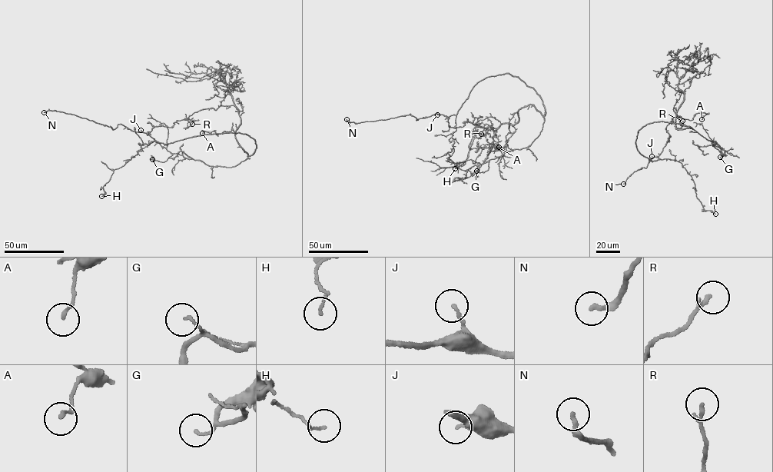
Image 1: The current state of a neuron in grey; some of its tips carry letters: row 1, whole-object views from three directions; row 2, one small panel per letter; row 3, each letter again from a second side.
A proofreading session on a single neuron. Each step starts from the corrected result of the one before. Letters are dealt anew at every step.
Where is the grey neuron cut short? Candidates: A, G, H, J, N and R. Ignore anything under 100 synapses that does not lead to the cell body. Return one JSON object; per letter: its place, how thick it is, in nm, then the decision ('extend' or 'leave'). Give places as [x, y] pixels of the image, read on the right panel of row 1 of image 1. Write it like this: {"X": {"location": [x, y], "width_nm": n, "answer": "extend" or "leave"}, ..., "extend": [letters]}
{"A": {"location": [701, 119], "width_nm": 140, "answer": "leave"}, "G": {"location": [720, 157], "width_nm": 100, "answer": "leave"}, "H": {"location": [715, 214], "width_nm": 100, "answer": "leave"}, "J": {"location": [651, 156], "width_nm": 120, "answer": "leave"}, "N": {"location": [623, 184], "width_nm": 200, "answer": "extend"}, "R": {"location": [682, 121], "width_nm": 170, "answer": "leave"}, "extend": ["N"]}

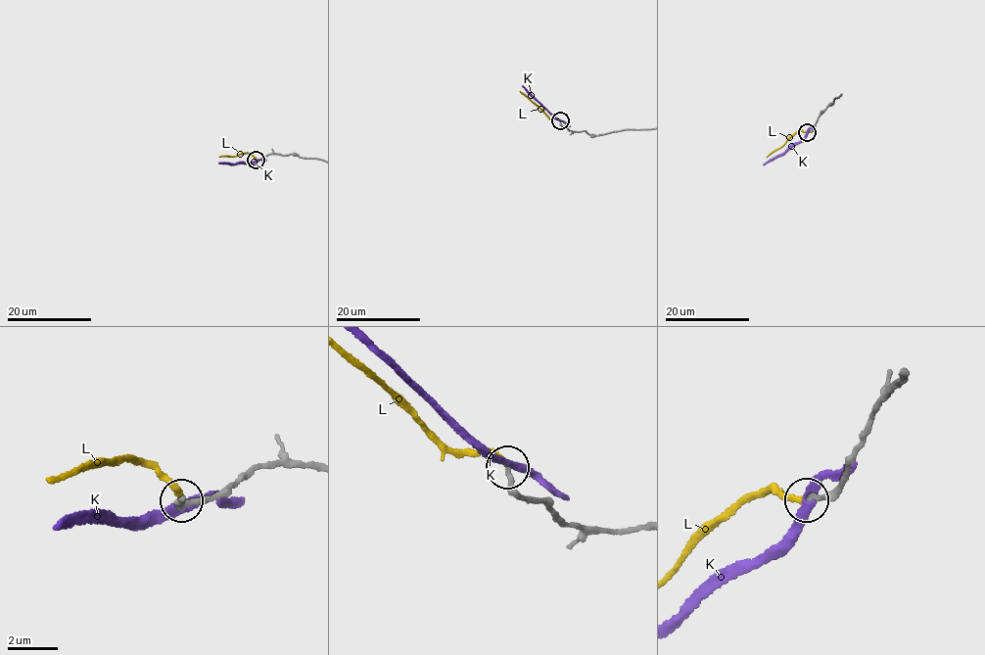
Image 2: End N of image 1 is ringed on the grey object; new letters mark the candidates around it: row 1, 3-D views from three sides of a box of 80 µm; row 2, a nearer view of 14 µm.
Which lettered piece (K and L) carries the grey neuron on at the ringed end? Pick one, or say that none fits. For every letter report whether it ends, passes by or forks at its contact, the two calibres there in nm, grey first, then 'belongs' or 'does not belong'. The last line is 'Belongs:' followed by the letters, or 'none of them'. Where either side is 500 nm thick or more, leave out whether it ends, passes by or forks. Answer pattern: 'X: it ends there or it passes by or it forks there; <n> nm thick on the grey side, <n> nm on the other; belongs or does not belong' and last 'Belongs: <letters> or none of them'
K: it passes by; 190 nm thick on the grey side, 280 nm on the other; does not belong
L: it ends there; 200 nm thick on the grey side, 220 nm on the other; belongs
Belongs: L

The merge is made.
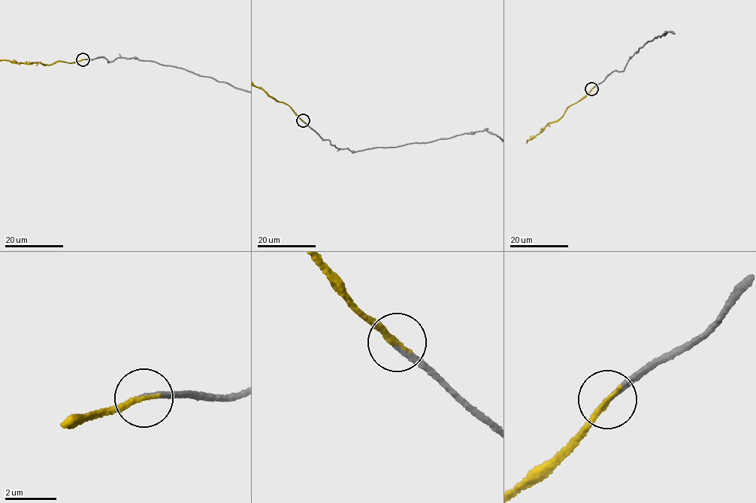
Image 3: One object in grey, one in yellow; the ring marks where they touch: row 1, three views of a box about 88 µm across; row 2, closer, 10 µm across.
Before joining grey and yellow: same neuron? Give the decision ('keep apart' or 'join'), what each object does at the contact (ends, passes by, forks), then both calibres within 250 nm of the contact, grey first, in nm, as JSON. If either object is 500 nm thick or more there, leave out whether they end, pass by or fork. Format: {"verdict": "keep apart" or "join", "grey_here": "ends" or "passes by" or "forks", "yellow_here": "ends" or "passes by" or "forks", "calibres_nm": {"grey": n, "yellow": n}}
{"verdict": "join", "grey_here": "ends", "yellow_here": "ends", "calibres_nm": {"grey": 180, "yellow": 240}}

